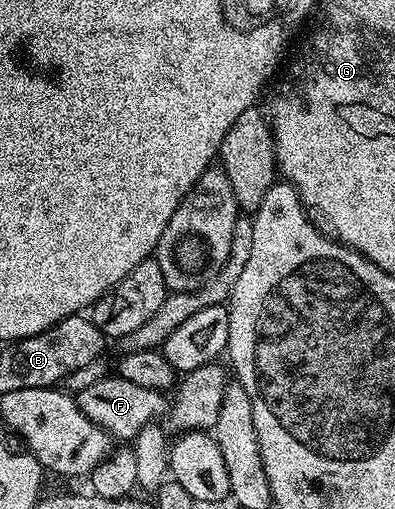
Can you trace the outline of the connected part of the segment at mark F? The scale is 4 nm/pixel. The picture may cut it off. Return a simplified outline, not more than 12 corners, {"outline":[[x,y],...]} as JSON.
{"outline":[[107,374],[76,393],[79,410],[117,442],[160,421],[167,396]]}

